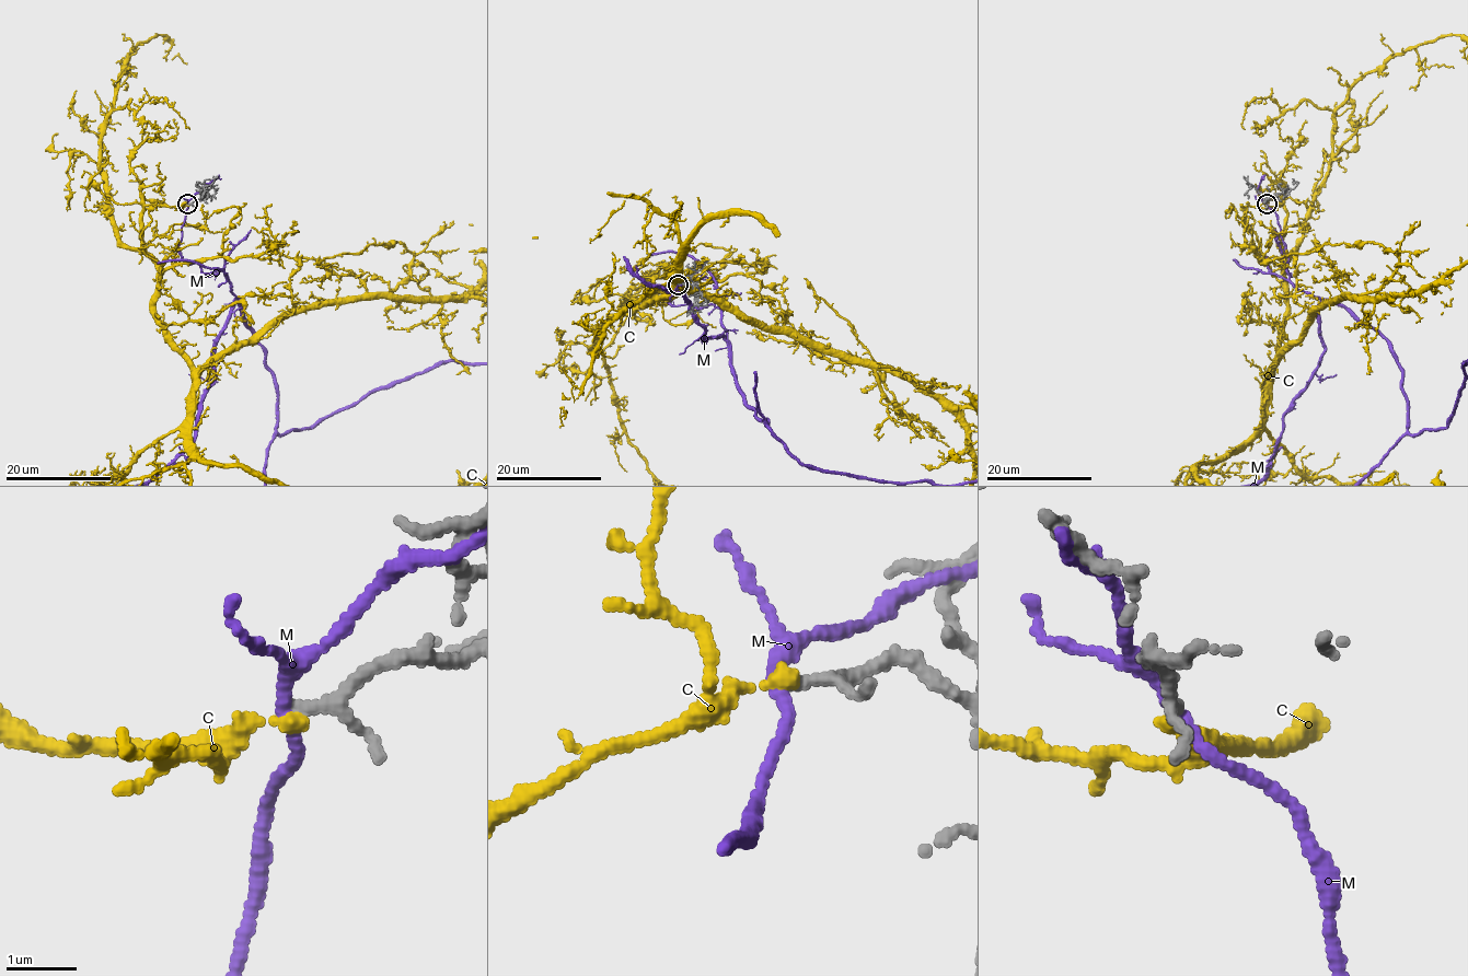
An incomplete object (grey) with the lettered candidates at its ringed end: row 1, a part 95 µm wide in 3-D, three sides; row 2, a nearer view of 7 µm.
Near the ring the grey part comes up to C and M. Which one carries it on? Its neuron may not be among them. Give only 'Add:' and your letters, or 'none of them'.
Add: none of them

